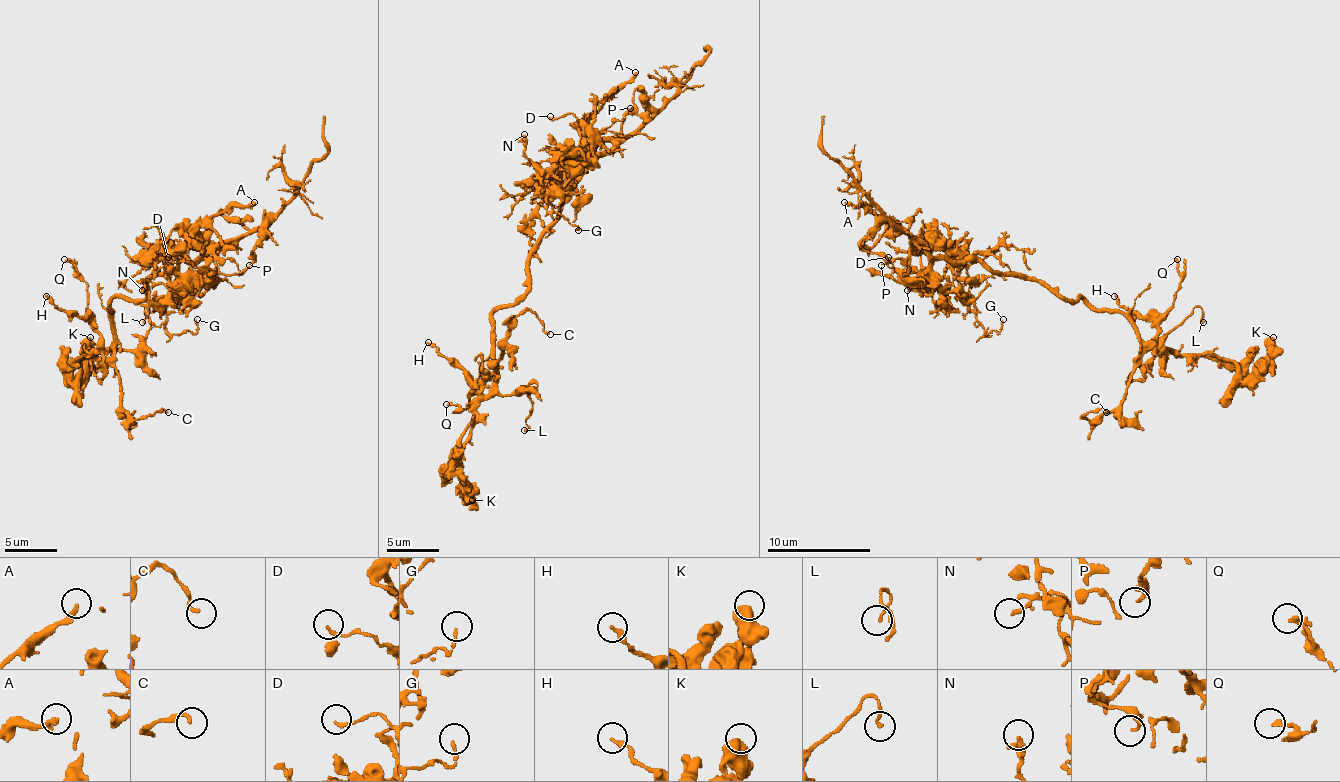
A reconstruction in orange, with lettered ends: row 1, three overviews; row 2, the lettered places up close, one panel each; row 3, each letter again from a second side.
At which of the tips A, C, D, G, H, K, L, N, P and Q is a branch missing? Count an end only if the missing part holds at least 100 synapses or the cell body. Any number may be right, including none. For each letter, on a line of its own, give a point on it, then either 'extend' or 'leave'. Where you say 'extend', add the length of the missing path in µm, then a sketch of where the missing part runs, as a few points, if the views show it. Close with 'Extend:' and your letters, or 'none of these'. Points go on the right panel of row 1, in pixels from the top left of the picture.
A: place (844, 202); leave
C: place (1106, 412); leave
D: place (888, 257); leave
G: place (1003, 319); leave
H: place (1114, 296); leave
K: place (1273, 337); leave
L: place (1203, 322); leave
N: place (907, 290); leave
P: place (881, 265); leave
Q: place (1177, 259); leave
Extend: none of these

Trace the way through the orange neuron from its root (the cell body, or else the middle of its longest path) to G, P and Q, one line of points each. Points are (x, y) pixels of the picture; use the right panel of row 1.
G: (1021, 278), (997, 275), (974, 259), (953, 267), (984, 335), (997, 332), (1003, 319)
P: (1021, 278), (997, 275), (974, 259), (940, 259), (888, 223), (862, 244), (886, 262), (881, 265)
Q: (1021, 278), (1117, 309), (1158, 353), (1158, 319), (1182, 280), (1177, 259)

